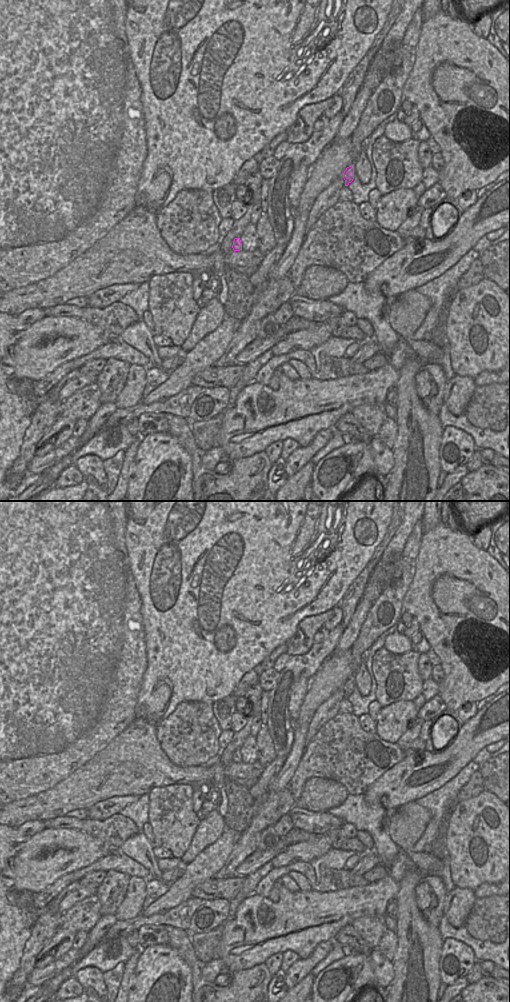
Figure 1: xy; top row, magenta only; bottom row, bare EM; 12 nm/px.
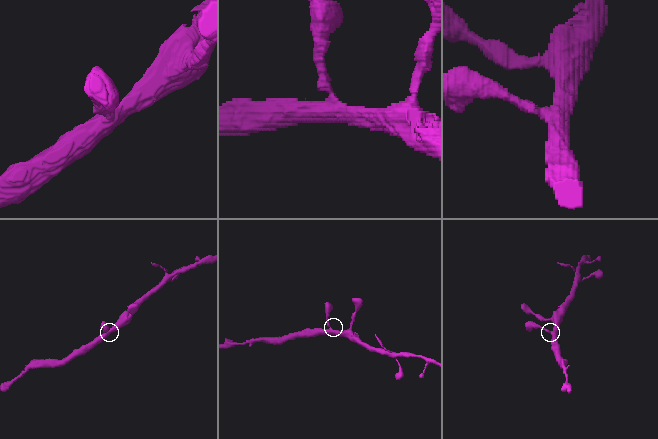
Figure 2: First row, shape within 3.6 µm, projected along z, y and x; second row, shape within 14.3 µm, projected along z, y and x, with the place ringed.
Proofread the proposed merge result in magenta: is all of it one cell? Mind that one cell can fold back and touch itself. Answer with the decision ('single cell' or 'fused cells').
single cell

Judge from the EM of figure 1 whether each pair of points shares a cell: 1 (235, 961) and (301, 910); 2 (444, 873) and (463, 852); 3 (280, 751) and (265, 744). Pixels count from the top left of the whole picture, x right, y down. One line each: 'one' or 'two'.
1: one
2: two
3: two

